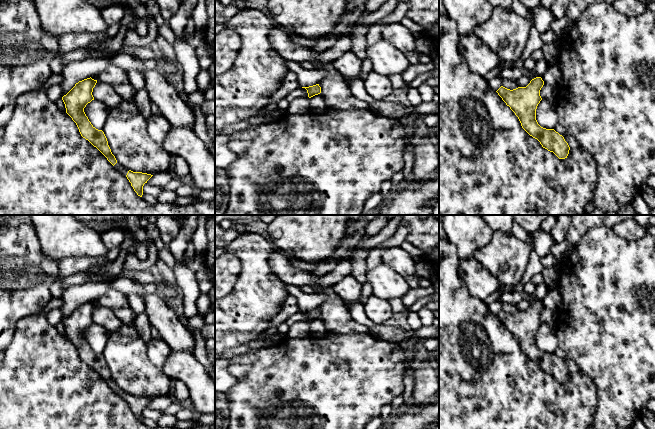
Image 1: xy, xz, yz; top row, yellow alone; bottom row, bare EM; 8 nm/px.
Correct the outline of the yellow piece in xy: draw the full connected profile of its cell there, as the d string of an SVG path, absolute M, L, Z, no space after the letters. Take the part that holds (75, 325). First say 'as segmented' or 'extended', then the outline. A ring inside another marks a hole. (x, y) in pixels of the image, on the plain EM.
as segmented | M91 301L79 305L62 321L62 324L65 328L66 337L76 347L81 360L96 371L114 390L117 384L111 376L104 356L96 353L84 336L86 329L94 324L92 316L96 307L97 304Z

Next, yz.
as segmented | M541 301L530 305L526 311L510 314L501 310L496 316L518 341L522 352L537 363L543 372L553 376L559 383L567 382L570 371L564 361L554 353L541 351L536 344L536 333L540 325L540 314L544 309Z

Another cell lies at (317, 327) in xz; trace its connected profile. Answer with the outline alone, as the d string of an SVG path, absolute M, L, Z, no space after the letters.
M318 318L310 322L310 332L311 336L322 337L326 335L326 328L324 322Z

